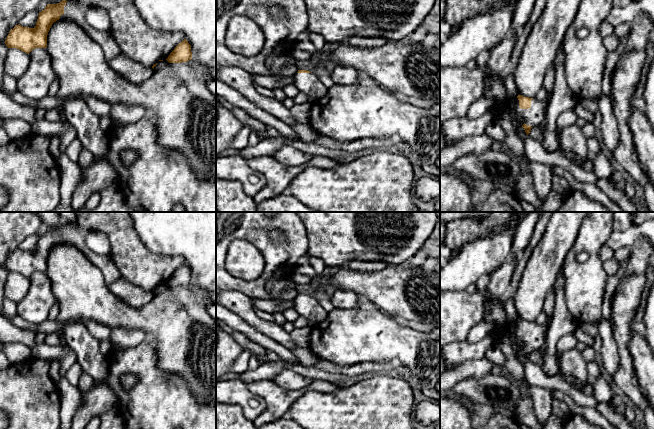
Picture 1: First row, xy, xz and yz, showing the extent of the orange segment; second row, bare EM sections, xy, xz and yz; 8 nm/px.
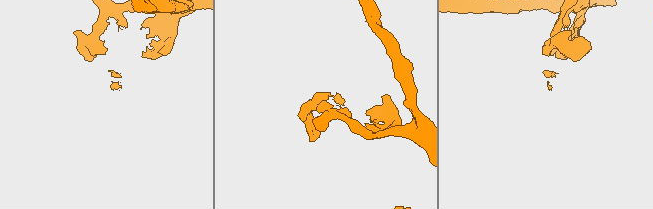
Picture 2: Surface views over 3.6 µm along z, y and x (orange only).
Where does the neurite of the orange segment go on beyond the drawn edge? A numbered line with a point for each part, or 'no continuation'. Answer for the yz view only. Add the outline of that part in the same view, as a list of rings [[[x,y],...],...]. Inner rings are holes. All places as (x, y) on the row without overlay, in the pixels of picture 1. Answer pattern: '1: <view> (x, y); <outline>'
no continuation

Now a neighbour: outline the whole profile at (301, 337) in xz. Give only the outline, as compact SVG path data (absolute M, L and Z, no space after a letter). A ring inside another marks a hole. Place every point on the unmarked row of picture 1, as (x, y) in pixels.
M312 328L293 329L290 333L297 348L309 348L309 340Z

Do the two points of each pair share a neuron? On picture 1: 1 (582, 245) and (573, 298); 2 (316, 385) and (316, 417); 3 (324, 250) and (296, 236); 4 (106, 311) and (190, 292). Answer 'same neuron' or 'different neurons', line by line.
1: same neuron
2: different neurons
3: different neurons
4: same neuron

